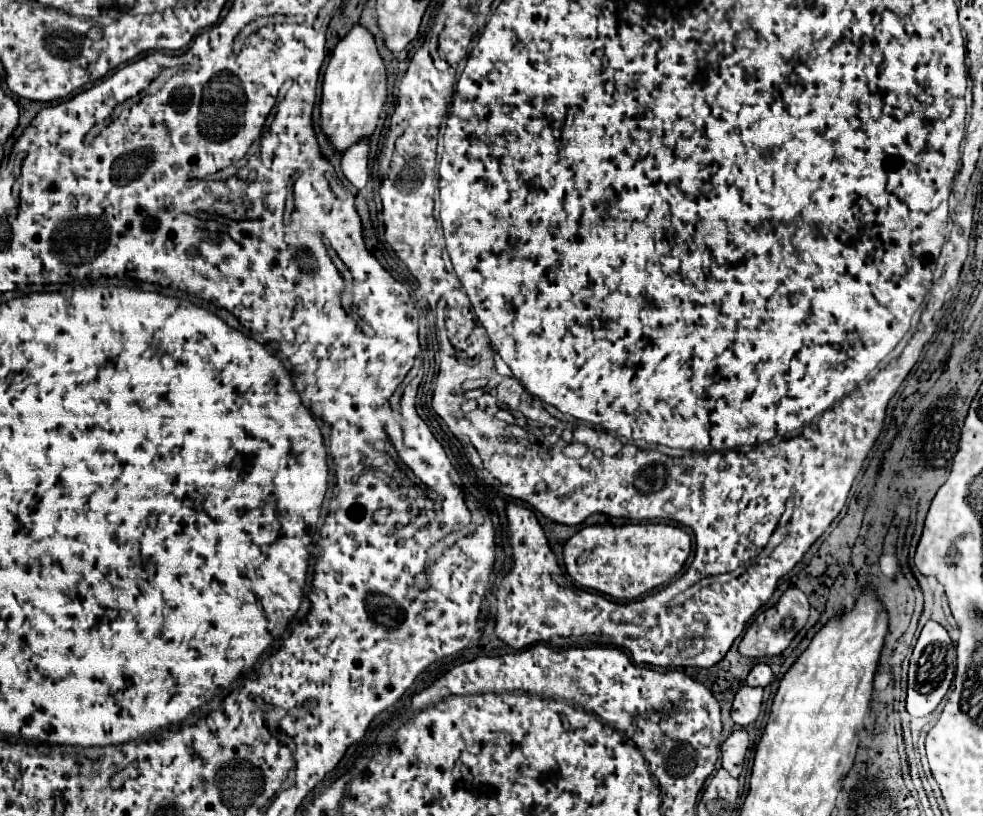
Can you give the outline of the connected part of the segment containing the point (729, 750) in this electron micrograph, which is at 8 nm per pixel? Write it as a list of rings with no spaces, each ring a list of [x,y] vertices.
[[[744,729],[734,731],[724,743],[722,743],[722,767],[732,775],[738,777],[744,765],[744,755],[748,749],[748,733]]]

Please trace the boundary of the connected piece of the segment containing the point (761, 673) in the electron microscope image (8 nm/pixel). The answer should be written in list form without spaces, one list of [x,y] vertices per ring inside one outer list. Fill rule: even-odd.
[[[758,663],[752,667],[748,679],[746,679],[746,685],[750,687],[766,687],[770,681],[772,681],[772,669],[766,665],[766,663]]]

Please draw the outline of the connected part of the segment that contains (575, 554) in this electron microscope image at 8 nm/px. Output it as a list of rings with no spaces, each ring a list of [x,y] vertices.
[[[660,523],[592,525],[564,543],[566,573],[582,587],[620,601],[634,601],[654,587],[670,583],[690,555],[690,535],[680,527]]]

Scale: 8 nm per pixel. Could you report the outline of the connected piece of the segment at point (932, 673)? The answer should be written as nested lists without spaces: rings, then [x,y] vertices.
[[[928,621],[916,641],[910,669],[908,669],[908,695],[906,695],[906,711],[912,717],[926,717],[936,709],[936,705],[946,695],[950,683],[954,679],[954,643],[950,641],[946,629],[936,621]]]

